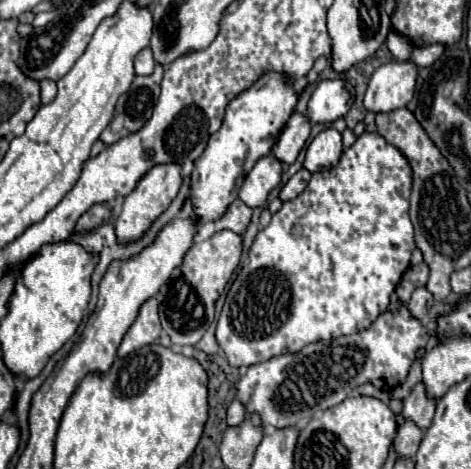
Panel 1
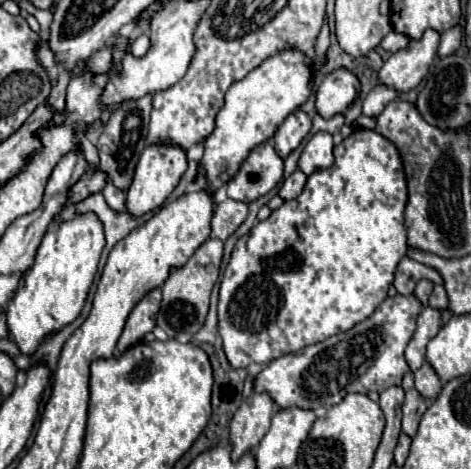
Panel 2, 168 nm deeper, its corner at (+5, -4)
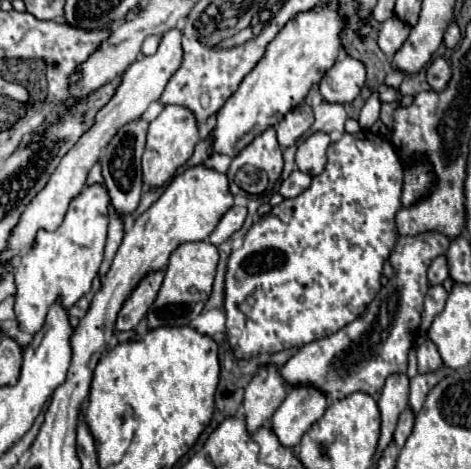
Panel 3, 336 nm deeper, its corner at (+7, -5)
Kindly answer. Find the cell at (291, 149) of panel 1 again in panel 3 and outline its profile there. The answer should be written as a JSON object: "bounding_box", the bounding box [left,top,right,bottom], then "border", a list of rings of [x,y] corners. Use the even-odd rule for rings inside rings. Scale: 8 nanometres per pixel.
{"bounding_box":[275,103,313,149],"border":[[[301,103],[297,105],[293,111],[289,111],[281,123],[275,125],[277,129],[277,139],[279,139],[279,145],[283,149],[295,145],[295,141],[313,125],[313,109],[307,105],[307,103]]]}

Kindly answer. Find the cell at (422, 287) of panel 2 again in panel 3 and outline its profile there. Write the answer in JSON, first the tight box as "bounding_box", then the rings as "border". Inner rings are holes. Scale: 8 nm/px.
{"bounding_box":[429,255,449,285],"border":[[[439,255],[431,267],[429,267],[429,283],[431,285],[439,285],[445,281],[445,277],[449,277],[449,265],[447,265],[447,257],[445,255]]]}

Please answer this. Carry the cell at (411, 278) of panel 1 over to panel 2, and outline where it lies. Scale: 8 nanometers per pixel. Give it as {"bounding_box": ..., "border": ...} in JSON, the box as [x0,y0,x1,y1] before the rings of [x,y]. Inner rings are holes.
{"bounding_box":[393,256,443,296],"border":[[[405,256],[405,258],[399,262],[399,266],[397,266],[393,286],[395,286],[395,290],[397,290],[399,294],[409,296],[409,294],[413,294],[415,284],[417,284],[419,280],[423,280],[423,278],[429,280],[429,282],[433,282],[433,284],[443,284],[443,276],[441,276],[435,268],[425,266],[425,264],[421,264],[421,262],[415,262],[415,260],[411,260],[411,258]]]}

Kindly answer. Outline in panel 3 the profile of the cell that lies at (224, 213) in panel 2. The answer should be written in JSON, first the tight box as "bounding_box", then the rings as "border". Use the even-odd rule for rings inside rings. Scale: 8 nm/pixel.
{"bounding_box":[209,205,247,245],"border":[[[233,205],[219,221],[219,225],[215,227],[215,231],[209,235],[211,243],[213,245],[221,245],[225,239],[229,239],[235,231],[241,229],[243,221],[245,221],[245,215],[247,215],[247,209],[245,207],[239,207],[239,205]]]}

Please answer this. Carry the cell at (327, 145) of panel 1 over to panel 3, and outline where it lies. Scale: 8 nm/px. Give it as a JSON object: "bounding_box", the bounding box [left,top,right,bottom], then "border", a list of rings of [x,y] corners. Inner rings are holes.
{"bounding_box":[295,133,331,175],"border":[[[313,133],[309,139],[305,139],[297,147],[297,155],[295,155],[297,169],[307,175],[319,175],[327,163],[325,151],[327,151],[329,143],[331,143],[331,139],[327,133]]]}

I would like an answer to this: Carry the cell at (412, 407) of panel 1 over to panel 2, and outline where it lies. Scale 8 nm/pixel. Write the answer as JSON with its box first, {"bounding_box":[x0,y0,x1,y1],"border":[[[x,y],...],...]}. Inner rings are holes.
{"bounding_box":[415,362,443,400],"border":[[[427,362],[415,372],[415,388],[419,390],[421,396],[431,398],[431,400],[435,400],[439,396],[439,390],[443,388],[443,384],[437,378],[435,370]]]}

